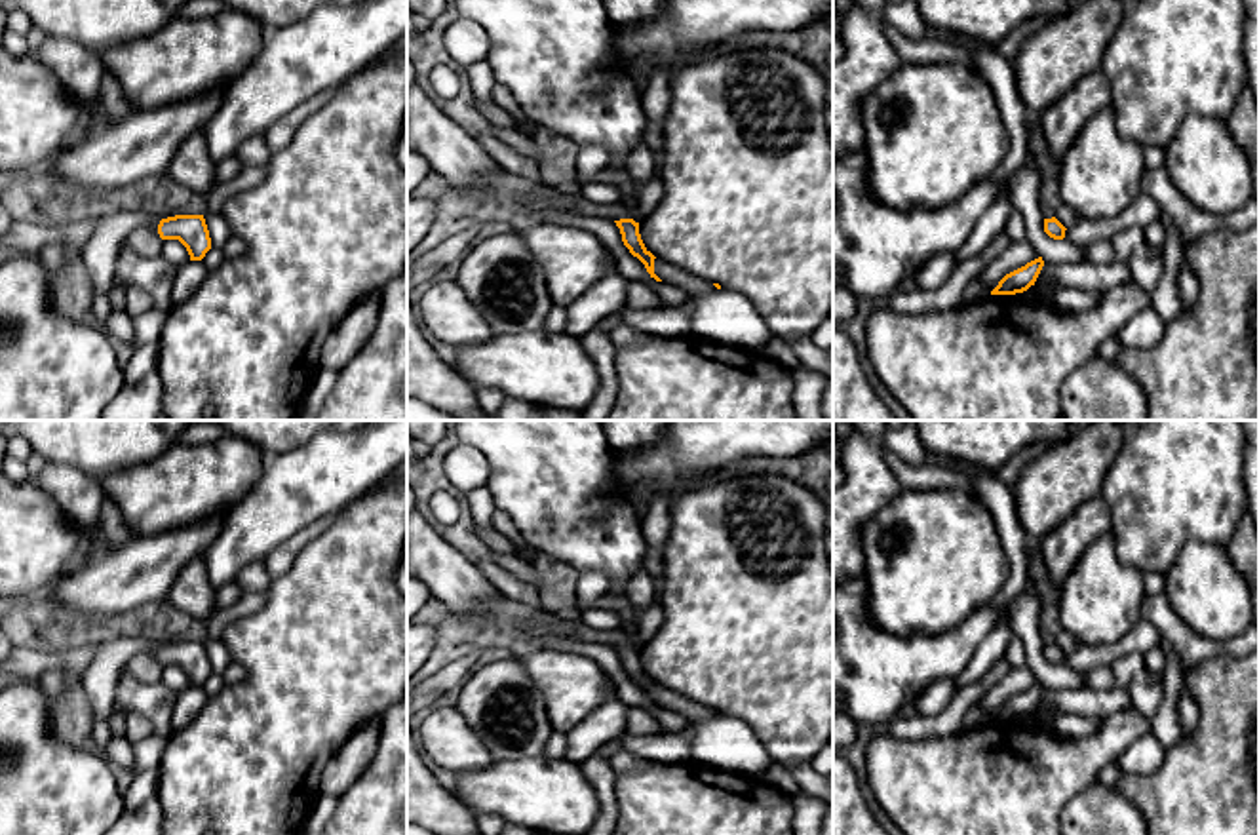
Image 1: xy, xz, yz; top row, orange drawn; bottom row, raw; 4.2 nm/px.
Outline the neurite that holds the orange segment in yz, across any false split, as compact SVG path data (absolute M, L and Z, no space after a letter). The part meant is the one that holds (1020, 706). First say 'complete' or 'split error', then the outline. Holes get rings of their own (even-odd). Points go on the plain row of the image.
complete | M1042 683L1027 689L1025 692L1006 700L998 711L991 717L991 721L1016 721L1027 717L1035 711L1040 696L1044 692Z

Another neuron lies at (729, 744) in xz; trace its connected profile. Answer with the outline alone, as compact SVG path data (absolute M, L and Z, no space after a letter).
M721 713L713 721L688 723L688 727L679 732L688 732L692 736L692 761L698 765L721 768L726 772L761 774L766 772L774 763L761 738L742 719Z

